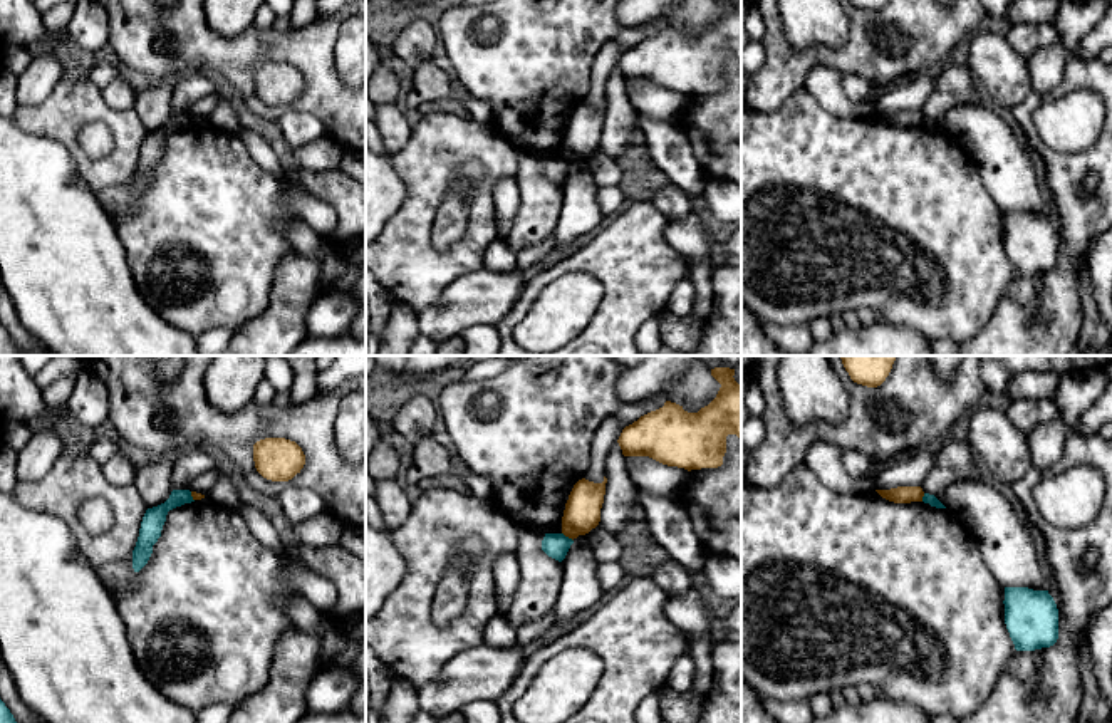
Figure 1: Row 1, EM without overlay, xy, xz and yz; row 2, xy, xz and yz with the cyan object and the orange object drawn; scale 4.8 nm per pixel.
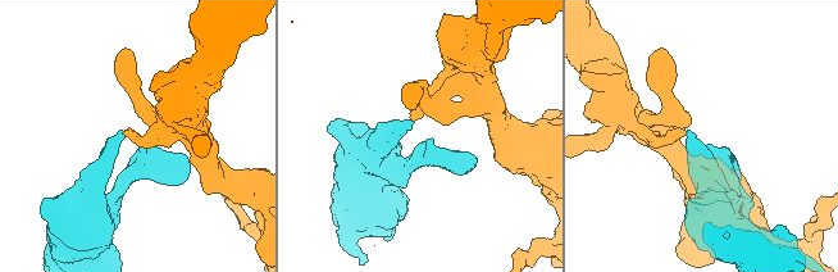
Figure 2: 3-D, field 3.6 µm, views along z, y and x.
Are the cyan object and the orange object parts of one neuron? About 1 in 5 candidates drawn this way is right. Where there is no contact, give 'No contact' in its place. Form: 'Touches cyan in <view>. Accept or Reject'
Touches cyan in xz. Reject

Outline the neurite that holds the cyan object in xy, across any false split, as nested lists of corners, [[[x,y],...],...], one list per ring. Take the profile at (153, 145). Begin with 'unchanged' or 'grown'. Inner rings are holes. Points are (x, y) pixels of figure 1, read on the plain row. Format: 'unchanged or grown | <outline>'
unchanged | [[[173,114],[164,127],[146,134],[139,153],[139,161],[133,174],[134,196],[139,196],[148,188],[153,178],[153,169],[161,161],[168,136],[191,126],[195,124],[190,114]]]

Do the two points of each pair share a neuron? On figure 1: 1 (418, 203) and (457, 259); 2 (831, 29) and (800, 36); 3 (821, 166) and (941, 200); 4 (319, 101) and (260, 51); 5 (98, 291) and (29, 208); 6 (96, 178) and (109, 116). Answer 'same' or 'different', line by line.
1: same
2: same
3: same
4: same
5: same
6: same

